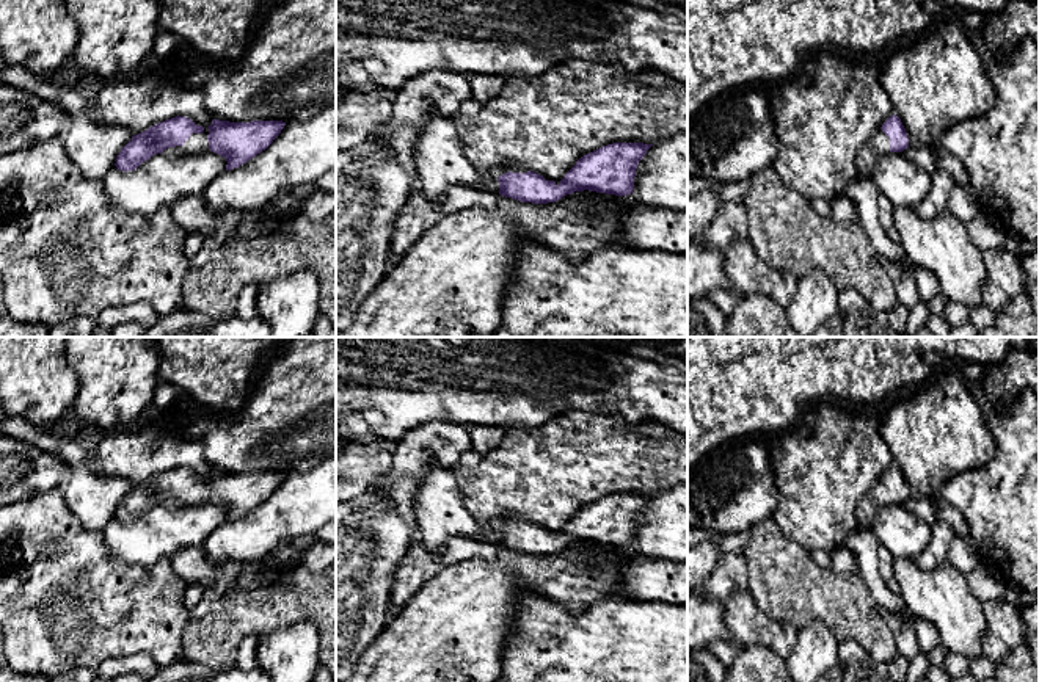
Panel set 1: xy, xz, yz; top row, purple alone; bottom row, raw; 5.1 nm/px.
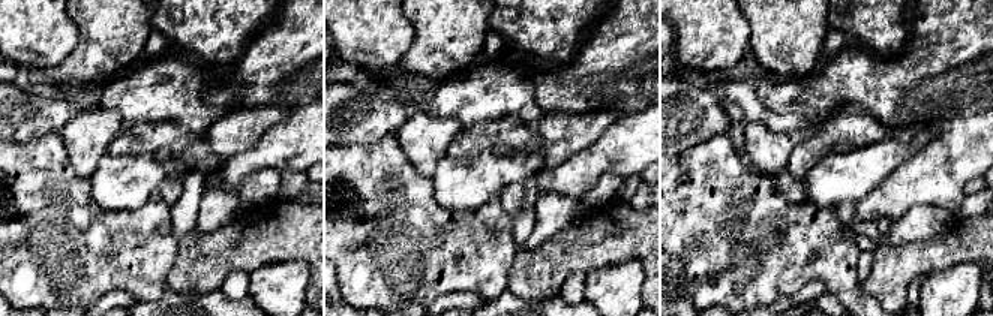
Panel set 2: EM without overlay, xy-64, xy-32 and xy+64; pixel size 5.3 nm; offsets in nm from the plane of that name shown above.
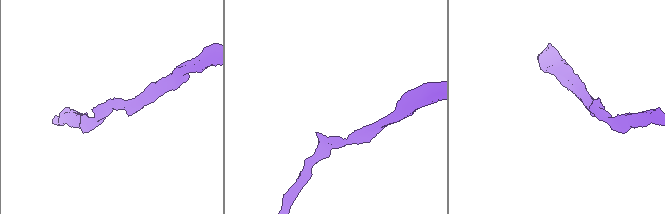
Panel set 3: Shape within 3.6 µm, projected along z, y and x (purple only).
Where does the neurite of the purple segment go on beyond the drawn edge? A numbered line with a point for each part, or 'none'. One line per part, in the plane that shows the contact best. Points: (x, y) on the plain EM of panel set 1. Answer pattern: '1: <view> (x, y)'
1: xy (196, 494)

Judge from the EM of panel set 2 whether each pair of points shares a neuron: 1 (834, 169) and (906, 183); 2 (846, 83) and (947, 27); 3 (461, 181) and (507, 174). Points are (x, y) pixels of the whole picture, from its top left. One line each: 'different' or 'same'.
1: different
2: same
3: same

